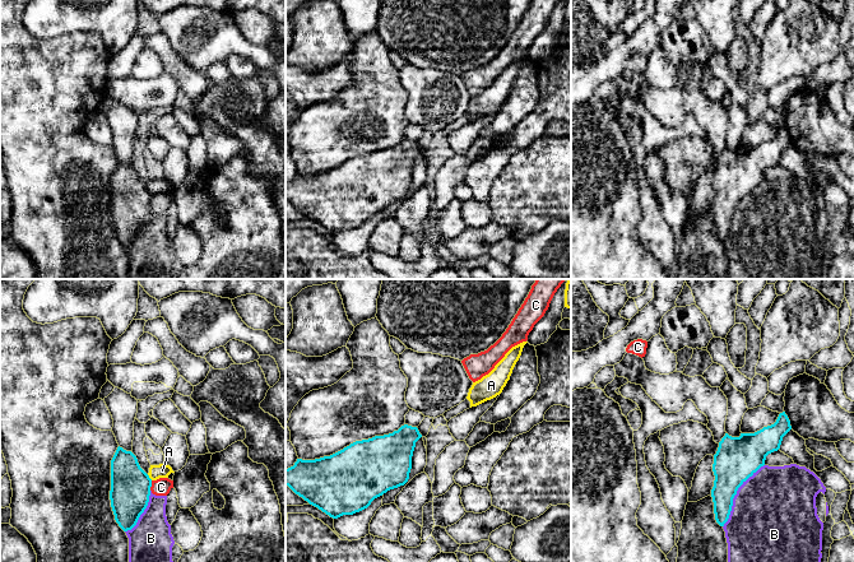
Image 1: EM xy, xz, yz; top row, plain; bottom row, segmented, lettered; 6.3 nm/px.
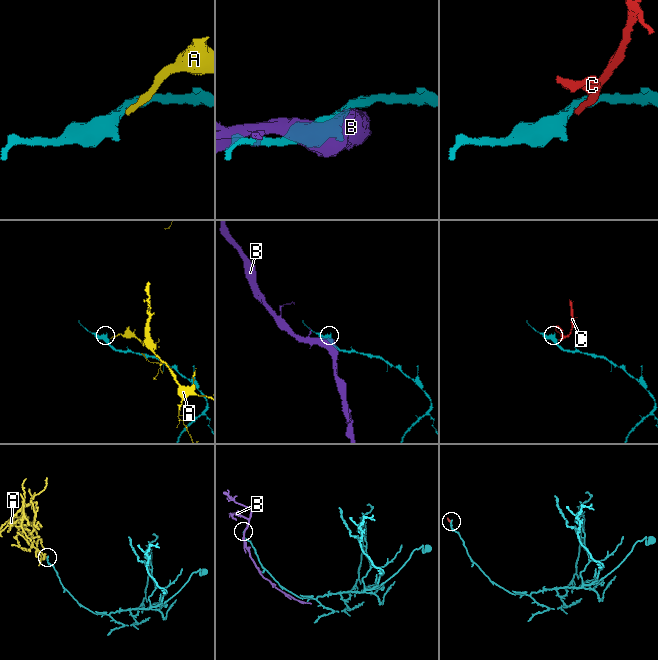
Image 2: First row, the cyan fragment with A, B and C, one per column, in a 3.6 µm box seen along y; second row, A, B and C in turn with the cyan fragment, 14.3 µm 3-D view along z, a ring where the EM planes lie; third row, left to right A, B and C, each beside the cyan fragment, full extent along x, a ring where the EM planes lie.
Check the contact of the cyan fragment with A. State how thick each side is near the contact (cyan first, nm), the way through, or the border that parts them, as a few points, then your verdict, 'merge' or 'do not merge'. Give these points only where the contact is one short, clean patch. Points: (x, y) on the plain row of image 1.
calibres 260 and 90 nm; border xy (147, 189), (152, 194); do not merge

